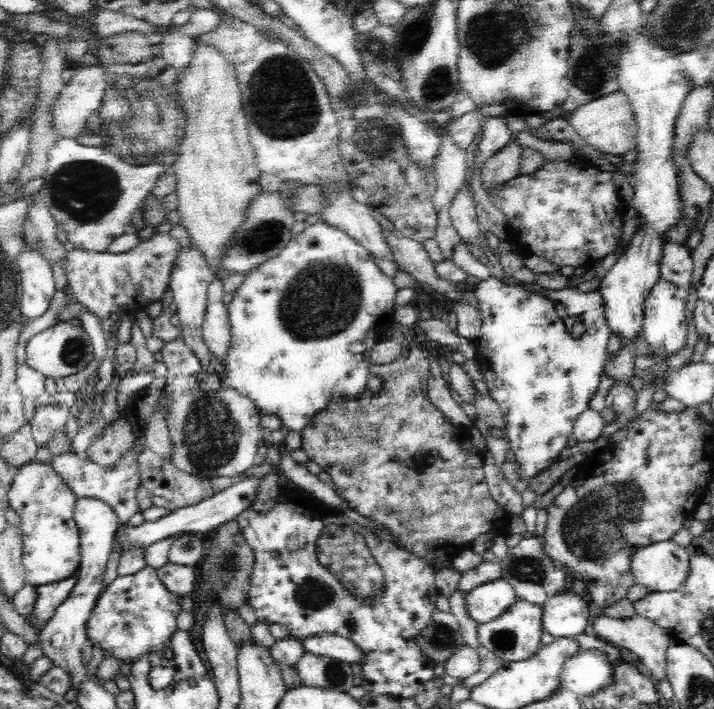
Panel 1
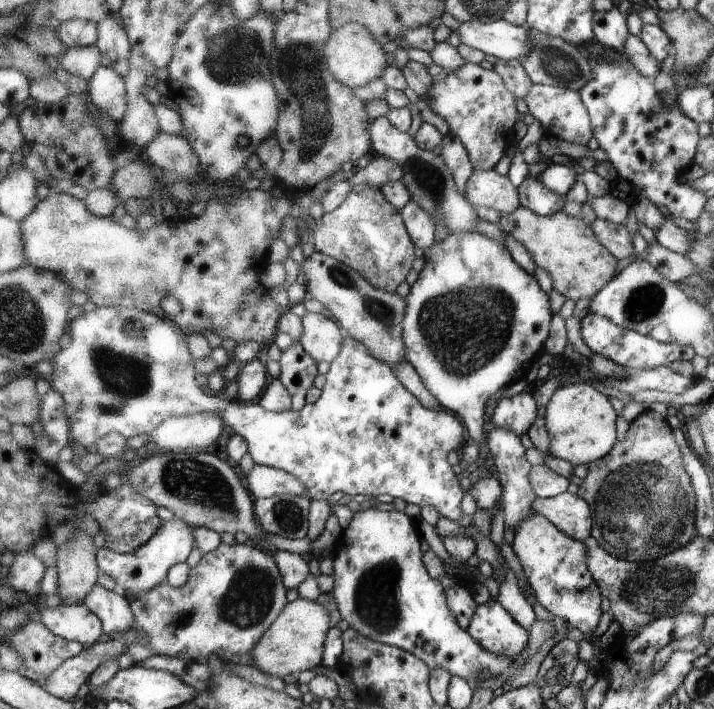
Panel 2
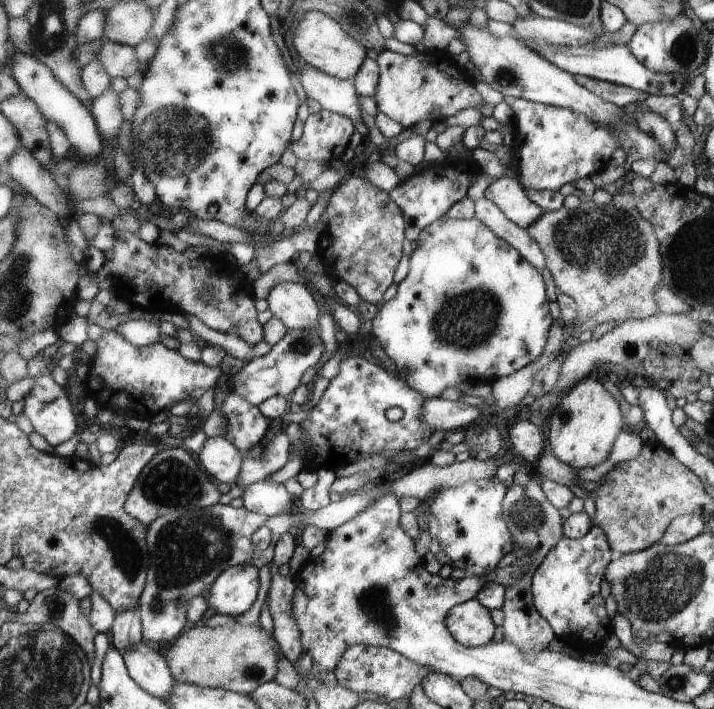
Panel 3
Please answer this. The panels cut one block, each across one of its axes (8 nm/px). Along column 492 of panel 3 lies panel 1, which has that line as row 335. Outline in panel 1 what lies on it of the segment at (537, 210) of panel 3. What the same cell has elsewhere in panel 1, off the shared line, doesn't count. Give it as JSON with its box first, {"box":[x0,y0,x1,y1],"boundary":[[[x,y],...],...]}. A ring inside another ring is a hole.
{"box":[170,246,215,372],"boundary":[[[190,246],[189,248],[180,248],[179,256],[176,257],[174,267],[171,273],[170,290],[174,293],[173,301],[178,305],[178,318],[180,319],[179,331],[184,339],[185,345],[192,349],[194,356],[201,361],[201,367],[206,372],[210,372],[210,356],[212,351],[208,349],[206,343],[202,340],[203,318],[207,310],[207,293],[212,280],[215,280],[214,273],[210,269],[206,258],[200,250]]]}

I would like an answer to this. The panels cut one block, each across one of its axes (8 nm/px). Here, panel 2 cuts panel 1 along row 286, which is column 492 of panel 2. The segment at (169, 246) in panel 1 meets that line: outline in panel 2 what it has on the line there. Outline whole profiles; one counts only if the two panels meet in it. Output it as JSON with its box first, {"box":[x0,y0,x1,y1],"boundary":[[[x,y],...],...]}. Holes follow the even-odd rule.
{"box":[428,63,516,171],"boundary":[[[468,63],[462,69],[456,72],[449,72],[438,77],[432,90],[430,90],[430,98],[428,98],[428,108],[443,118],[450,127],[450,134],[457,137],[463,146],[467,148],[471,162],[474,164],[474,170],[488,171],[494,168],[494,164],[504,156],[506,152],[506,130],[510,130],[512,126],[506,124],[498,124],[498,122],[514,122],[516,116],[516,96],[512,94],[507,87],[507,82],[503,76],[496,70],[488,70],[483,65]]]}

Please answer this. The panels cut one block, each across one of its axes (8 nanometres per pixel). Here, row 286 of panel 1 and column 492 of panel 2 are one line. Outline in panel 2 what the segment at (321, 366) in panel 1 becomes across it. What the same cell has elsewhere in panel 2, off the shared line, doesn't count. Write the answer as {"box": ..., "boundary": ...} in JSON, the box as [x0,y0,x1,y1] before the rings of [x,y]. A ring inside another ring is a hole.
{"box":[403,231,552,446],"boundary":[[[477,231],[460,232],[450,233],[425,251],[424,268],[405,300],[403,336],[407,362],[418,372],[442,409],[458,416],[470,437],[480,446],[486,441],[483,425],[487,403],[500,390],[512,385],[516,376],[524,376],[548,339],[552,310],[546,291],[532,274],[513,260],[503,244]]]}

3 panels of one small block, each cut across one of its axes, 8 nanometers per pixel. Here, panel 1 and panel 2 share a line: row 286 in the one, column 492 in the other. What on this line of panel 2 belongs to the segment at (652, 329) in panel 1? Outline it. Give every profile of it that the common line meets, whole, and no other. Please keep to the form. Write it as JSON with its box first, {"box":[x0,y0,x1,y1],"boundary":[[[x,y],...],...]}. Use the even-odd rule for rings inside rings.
{"box":[331,507,520,685],"boundary":[[[373,507],[354,514],[354,517],[350,520],[350,524],[348,524],[348,528],[343,530],[341,539],[334,547],[334,589],[331,593],[332,596],[334,596],[334,600],[336,600],[336,604],[338,604],[338,612],[340,612],[342,621],[348,622],[348,624],[350,624],[349,628],[358,631],[364,638],[372,638],[372,640],[376,640],[376,642],[386,644],[387,646],[396,646],[401,650],[414,654],[417,658],[426,662],[431,670],[440,668],[448,670],[448,672],[452,674],[452,677],[458,676],[459,678],[464,678],[464,680],[468,680],[471,684],[478,682],[478,680],[488,680],[488,678],[500,678],[500,682],[502,682],[503,685],[507,683],[510,684],[510,680],[518,674],[518,669],[520,669],[518,655],[512,658],[512,656],[492,654],[491,651],[486,651],[483,647],[480,647],[479,644],[468,635],[468,632],[459,626],[458,620],[451,612],[451,607],[448,606],[448,596],[447,590],[444,589],[444,582],[440,582],[440,578],[431,578],[426,571],[426,566],[424,566],[424,530],[420,530],[420,524],[421,522],[417,520],[417,518],[408,517],[408,514],[405,514],[404,511],[382,512]]]}

